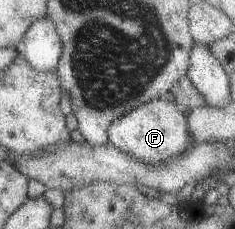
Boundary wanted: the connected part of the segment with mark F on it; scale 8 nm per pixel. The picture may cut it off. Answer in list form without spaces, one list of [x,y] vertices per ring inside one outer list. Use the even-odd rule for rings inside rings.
[[[165,97],[143,102],[122,116],[116,117],[108,125],[106,134],[108,143],[114,148],[151,165],[178,156],[194,145],[190,141],[183,109],[175,106],[175,103],[169,102]]]

